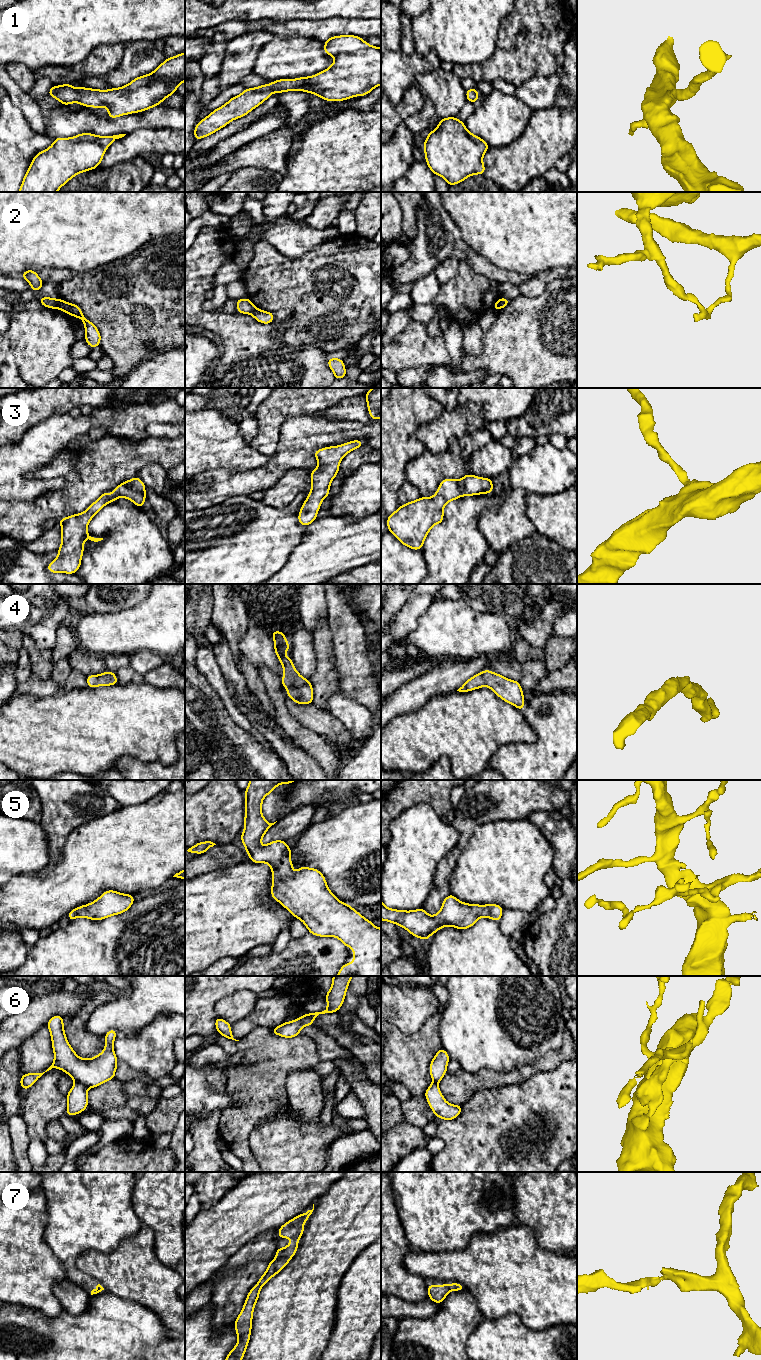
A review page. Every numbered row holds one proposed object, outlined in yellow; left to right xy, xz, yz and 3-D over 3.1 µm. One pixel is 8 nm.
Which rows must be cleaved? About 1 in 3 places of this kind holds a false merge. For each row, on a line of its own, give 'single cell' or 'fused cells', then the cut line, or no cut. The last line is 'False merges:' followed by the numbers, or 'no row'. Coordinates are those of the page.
1: single cell; cut none
2: fused cells; cut xy (57, 299), (58, 307)
3: single cell; cut none
4: single cell; cut none
5: single cell; cut none
6: fused cells; cut xy (75, 1081), (87, 1088)
7: single cell; cut none
False merges: 2, 6

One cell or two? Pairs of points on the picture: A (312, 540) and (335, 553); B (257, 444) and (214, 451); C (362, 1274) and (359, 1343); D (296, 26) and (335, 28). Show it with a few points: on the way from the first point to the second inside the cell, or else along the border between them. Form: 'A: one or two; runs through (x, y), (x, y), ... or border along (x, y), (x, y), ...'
A: one; runs through (318, 544), (325, 549), (329, 549)
B: two; border along (248, 443), (251, 447), (268, 457)
C: one; runs through (361, 1291), (358, 1295), (358, 1321), (356, 1326)
D: one; runs through (306, 28), (325, 28)

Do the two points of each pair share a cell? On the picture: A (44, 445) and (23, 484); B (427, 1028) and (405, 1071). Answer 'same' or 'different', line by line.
A: same
B: same

